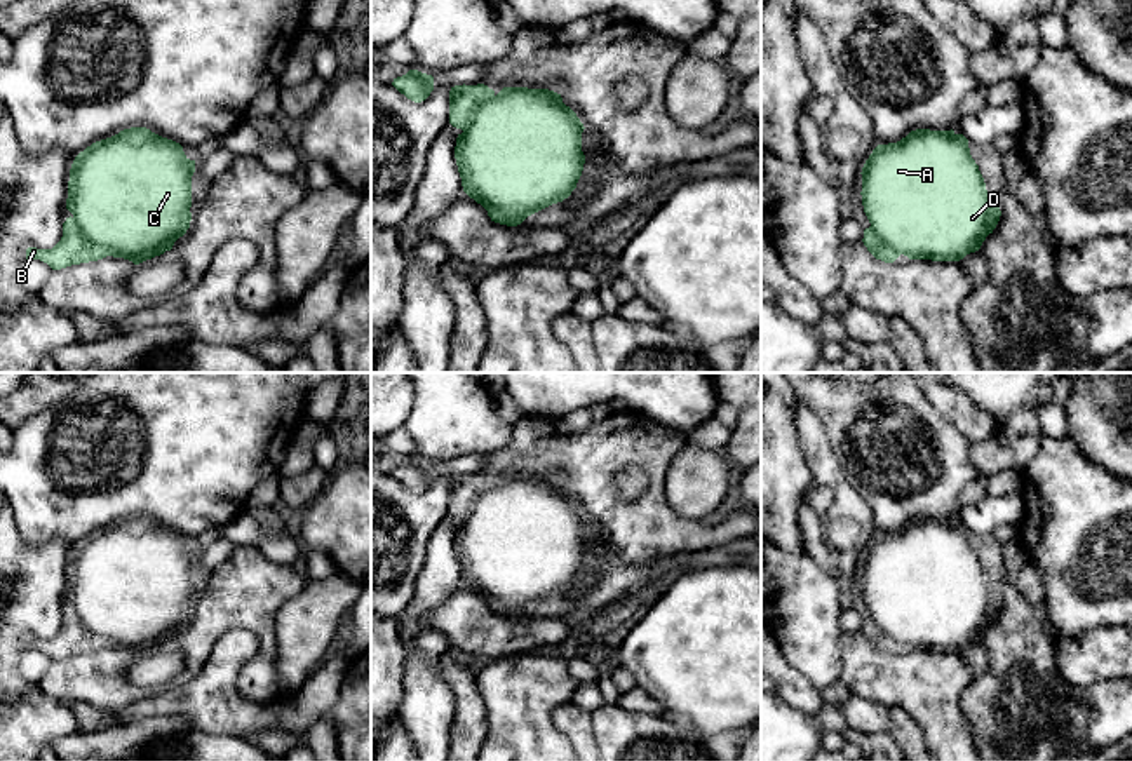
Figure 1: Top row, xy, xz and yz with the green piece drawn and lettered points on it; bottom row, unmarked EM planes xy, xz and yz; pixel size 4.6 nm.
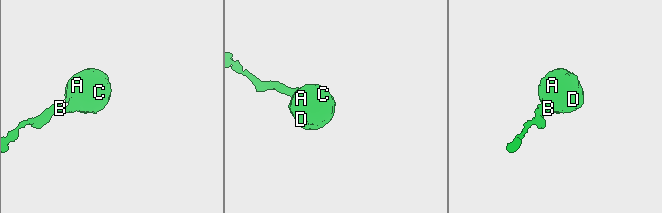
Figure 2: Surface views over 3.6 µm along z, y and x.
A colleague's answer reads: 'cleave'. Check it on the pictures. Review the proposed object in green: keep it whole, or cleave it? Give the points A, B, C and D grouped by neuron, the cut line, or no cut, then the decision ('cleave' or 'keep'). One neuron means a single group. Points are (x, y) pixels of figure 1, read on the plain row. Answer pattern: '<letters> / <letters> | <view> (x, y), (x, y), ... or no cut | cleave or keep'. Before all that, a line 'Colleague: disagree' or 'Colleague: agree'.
Colleague: disagree
A B C D | no cut | keep

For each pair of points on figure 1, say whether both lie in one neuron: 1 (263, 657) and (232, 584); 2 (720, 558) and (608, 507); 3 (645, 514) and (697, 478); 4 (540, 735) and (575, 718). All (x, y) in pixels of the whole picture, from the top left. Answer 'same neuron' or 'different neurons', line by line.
1: same neuron
2: different neurons
3: different neurons
4: different neurons

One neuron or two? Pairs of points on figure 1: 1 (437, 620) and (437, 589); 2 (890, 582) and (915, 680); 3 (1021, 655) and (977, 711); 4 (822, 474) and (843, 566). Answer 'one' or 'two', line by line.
1: two
2: two
3: one
4: one

